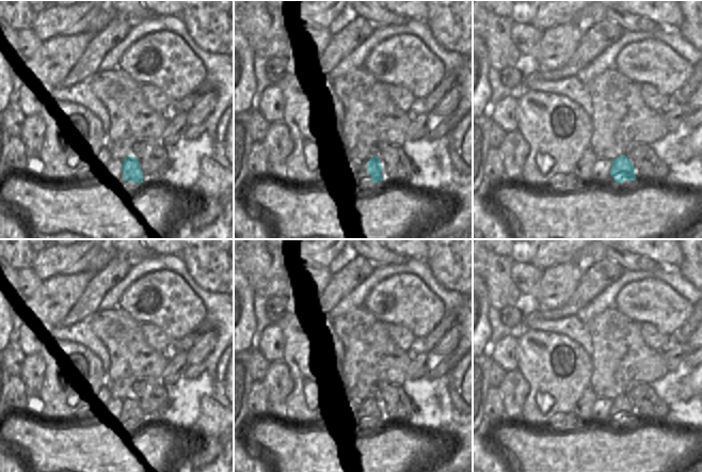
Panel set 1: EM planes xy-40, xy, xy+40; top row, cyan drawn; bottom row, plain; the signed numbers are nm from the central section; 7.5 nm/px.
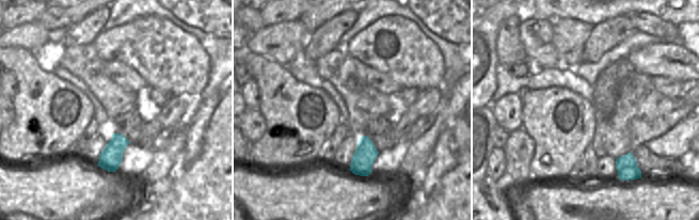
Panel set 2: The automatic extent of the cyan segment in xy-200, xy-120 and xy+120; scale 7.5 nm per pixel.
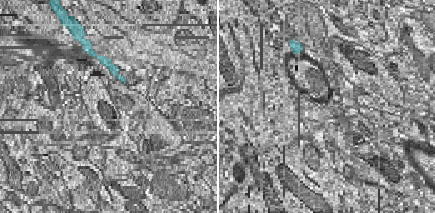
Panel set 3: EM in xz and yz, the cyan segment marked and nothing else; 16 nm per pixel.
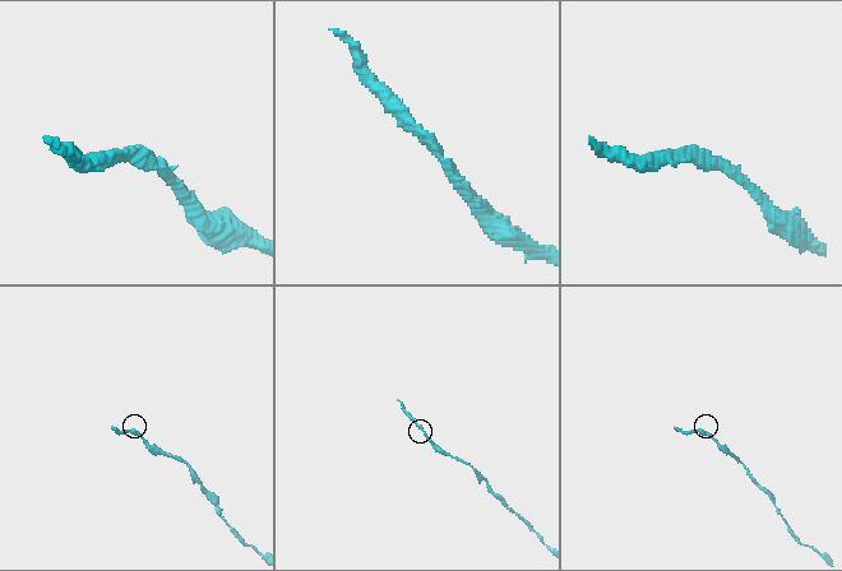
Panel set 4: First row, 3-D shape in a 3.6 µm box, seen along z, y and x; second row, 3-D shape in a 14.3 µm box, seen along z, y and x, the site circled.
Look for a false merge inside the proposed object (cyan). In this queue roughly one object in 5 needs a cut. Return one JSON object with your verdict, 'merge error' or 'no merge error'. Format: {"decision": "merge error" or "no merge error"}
{"decision": "no merge error"}

